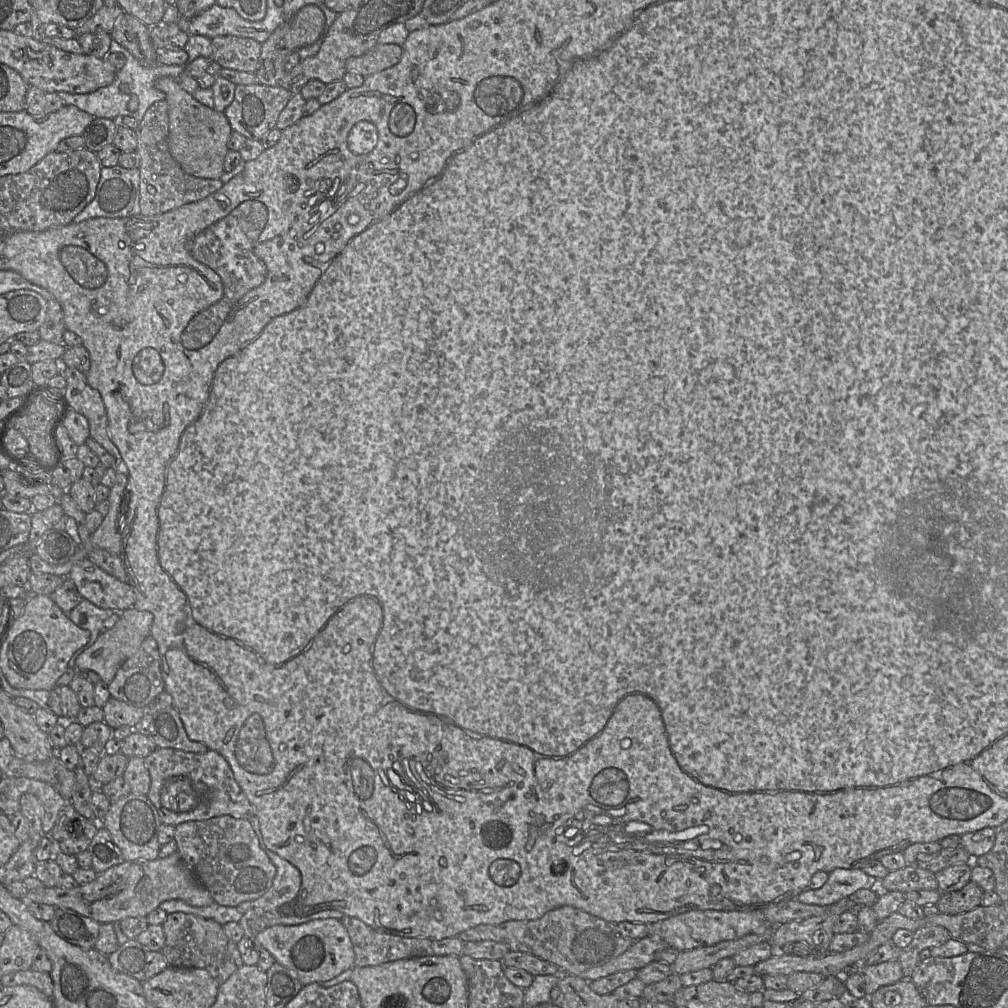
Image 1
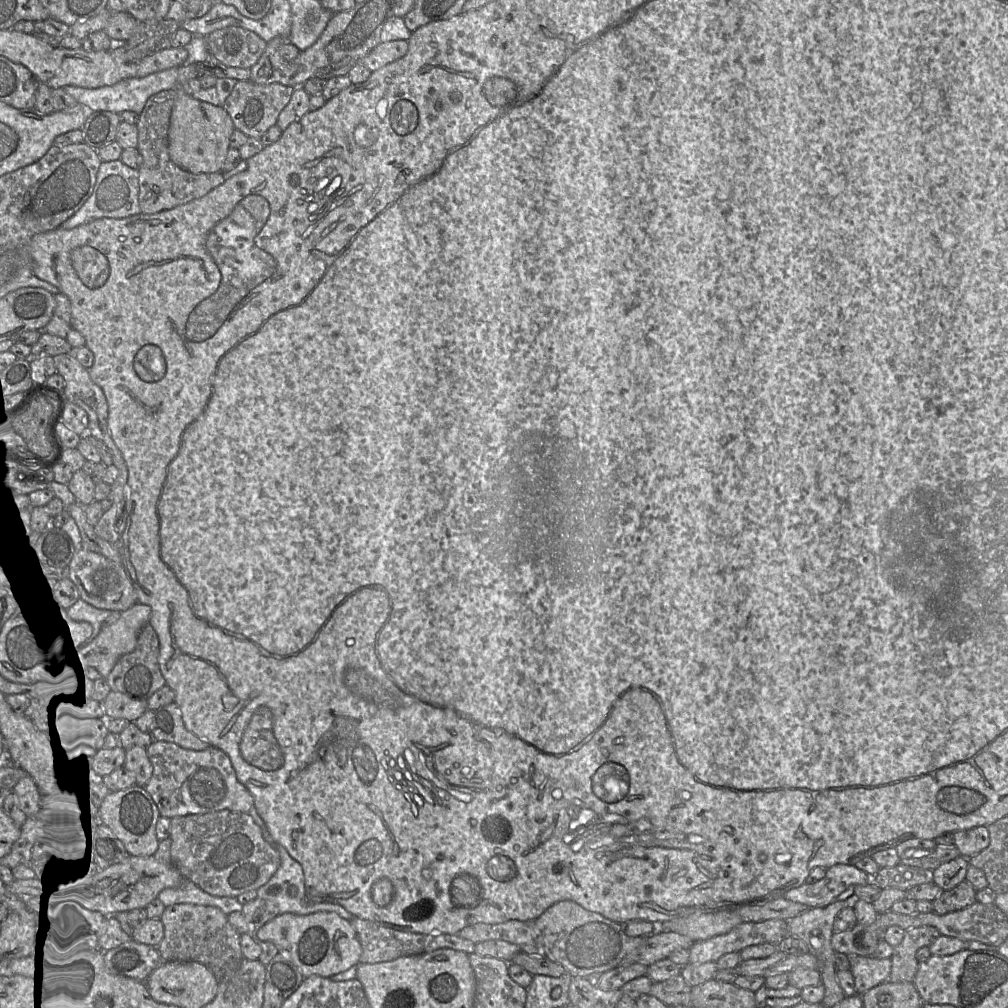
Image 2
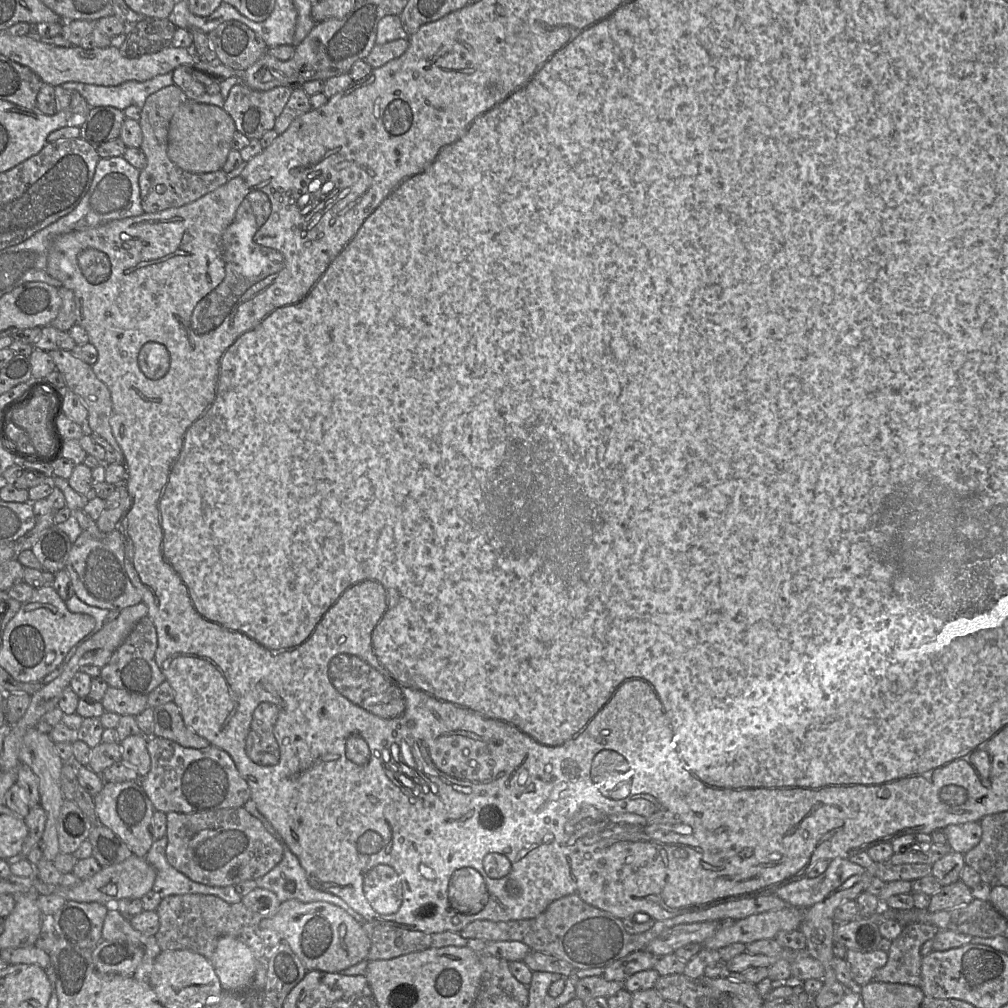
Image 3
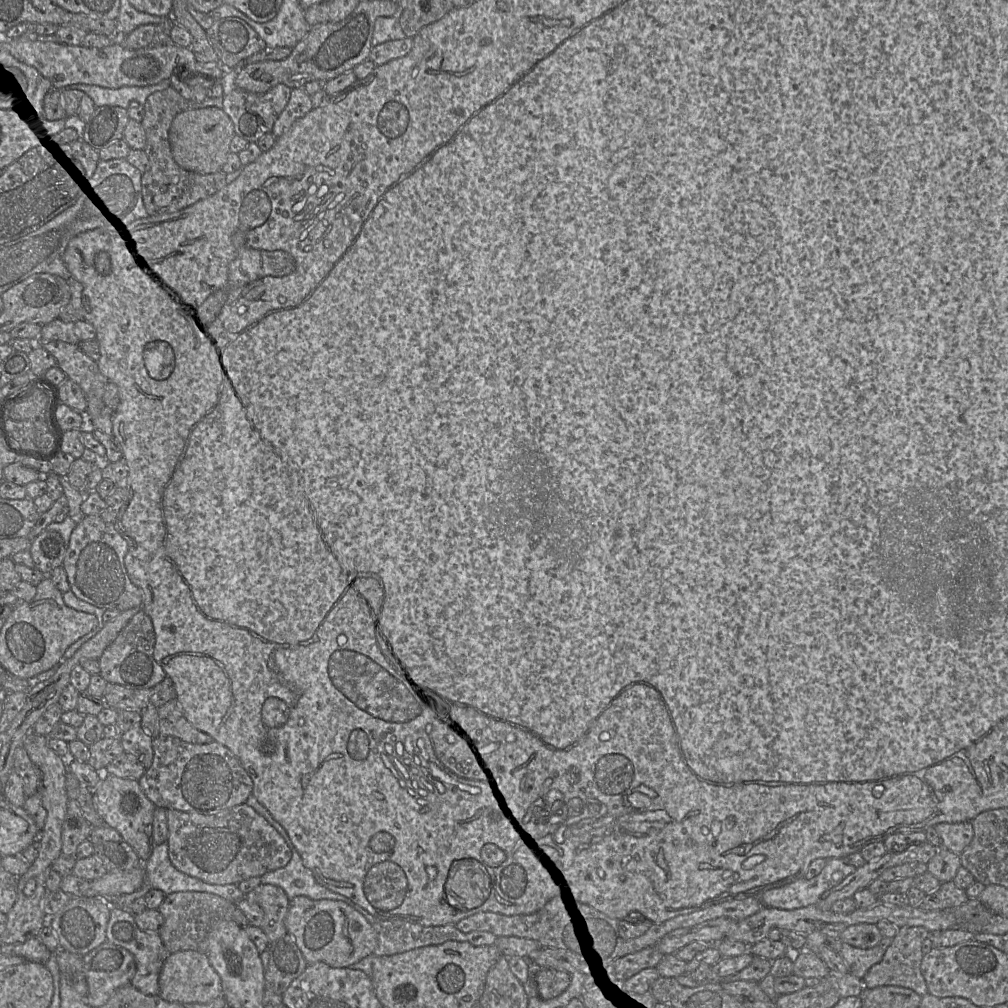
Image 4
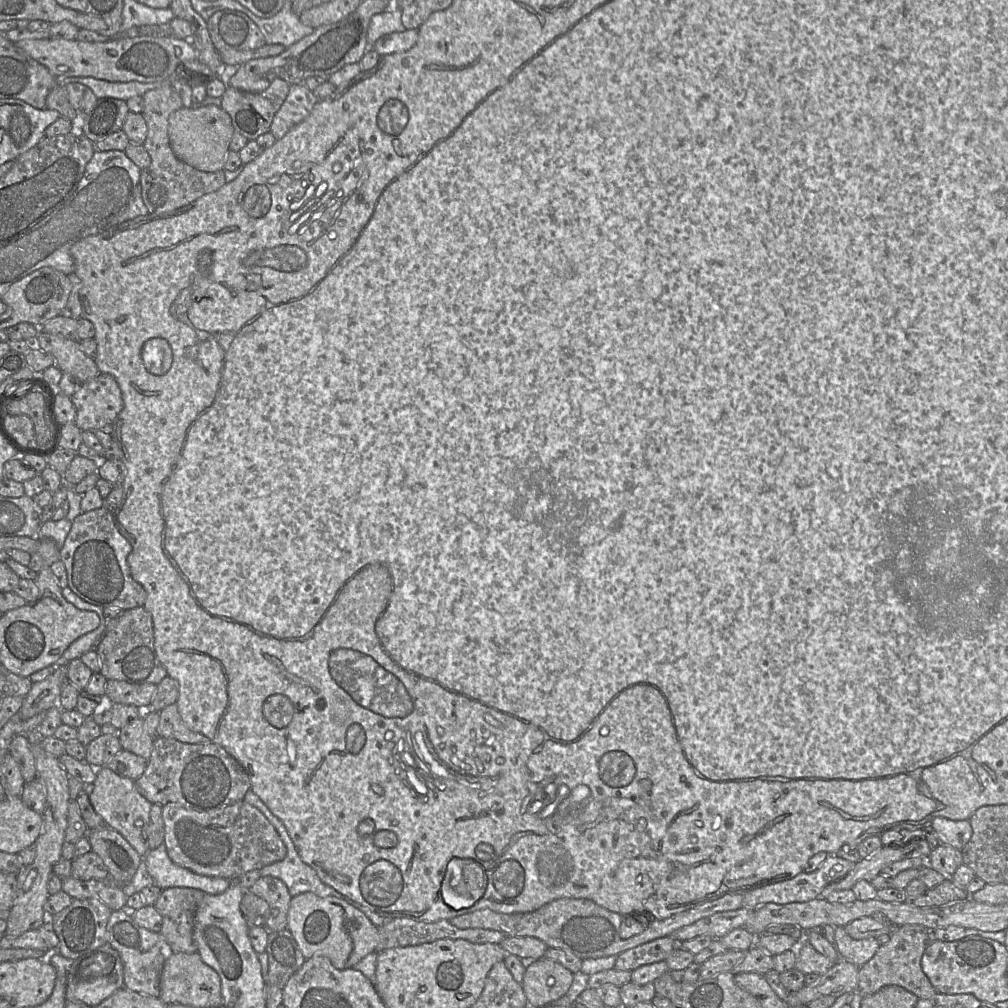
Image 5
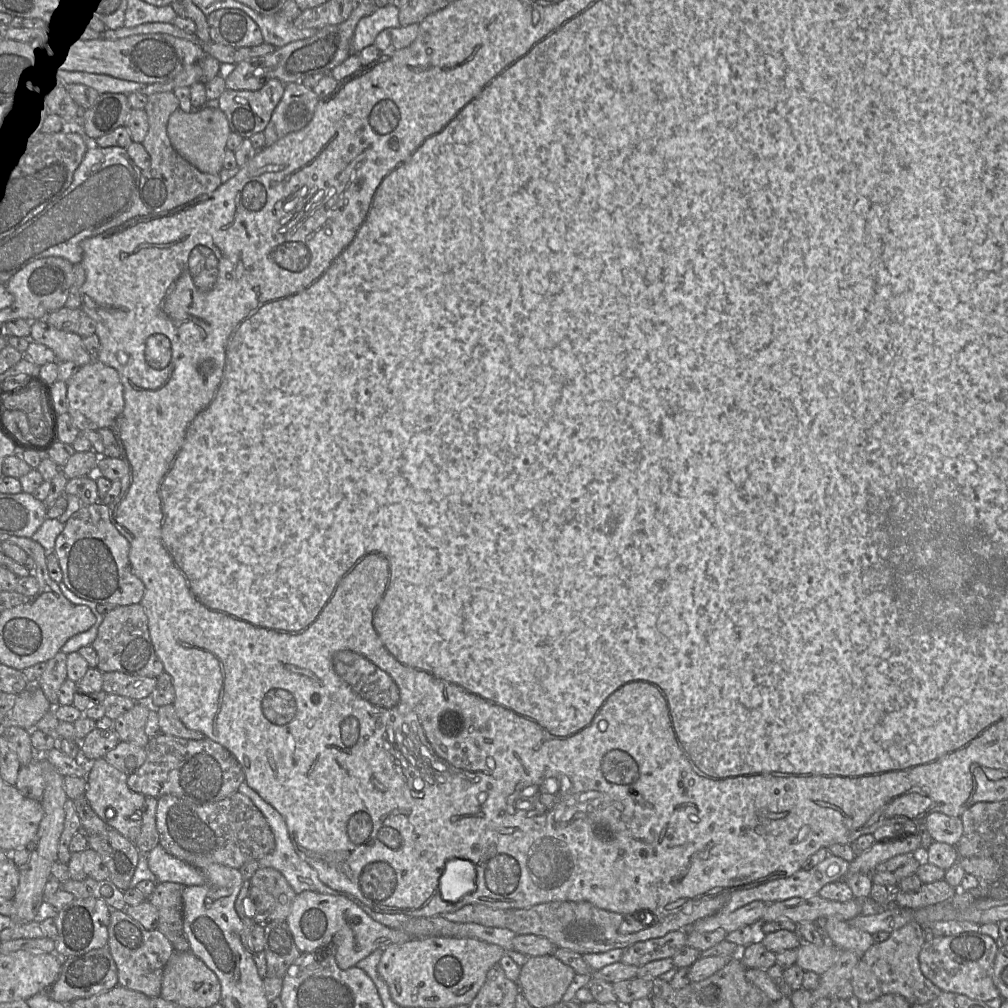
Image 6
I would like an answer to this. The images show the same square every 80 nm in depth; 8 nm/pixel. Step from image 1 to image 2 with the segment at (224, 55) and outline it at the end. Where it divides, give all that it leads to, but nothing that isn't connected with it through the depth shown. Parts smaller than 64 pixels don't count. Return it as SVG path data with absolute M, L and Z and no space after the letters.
M238 26L215 30L205 37L212 57L228 67L250 69L265 51L265 42L256 33Z

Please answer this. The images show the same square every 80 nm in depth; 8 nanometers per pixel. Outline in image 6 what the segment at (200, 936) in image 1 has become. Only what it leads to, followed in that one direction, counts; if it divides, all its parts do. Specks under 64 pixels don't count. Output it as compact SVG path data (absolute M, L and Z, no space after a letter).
M156 883L147 900L157 909L158 930L167 938L175 952L189 951L189 942L183 930L182 884Z

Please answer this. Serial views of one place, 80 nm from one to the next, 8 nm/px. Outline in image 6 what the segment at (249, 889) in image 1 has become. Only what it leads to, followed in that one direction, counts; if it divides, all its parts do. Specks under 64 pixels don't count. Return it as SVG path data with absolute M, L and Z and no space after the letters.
M239 791L205 805L185 803L164 795L157 799L156 828L159 844L166 852L197 869L210 864L239 869L248 861L264 858L275 848L274 834L265 816Z

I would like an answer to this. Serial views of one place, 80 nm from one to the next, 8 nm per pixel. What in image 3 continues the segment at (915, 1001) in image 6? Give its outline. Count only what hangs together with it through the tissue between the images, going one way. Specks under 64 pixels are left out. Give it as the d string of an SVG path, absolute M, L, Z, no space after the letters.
M931 924L905 925L901 934L891 942L887 963L875 972L873 981L920 987L923 958L920 950L926 941L934 938L938 930Z

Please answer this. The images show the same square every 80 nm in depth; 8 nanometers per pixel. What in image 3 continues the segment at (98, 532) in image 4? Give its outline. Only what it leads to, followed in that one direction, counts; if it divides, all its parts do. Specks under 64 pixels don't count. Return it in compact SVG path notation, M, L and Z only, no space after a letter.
M118 529L103 539L82 532L72 544L65 566L75 595L88 605L121 611L142 602L142 596L125 570L124 542Z

